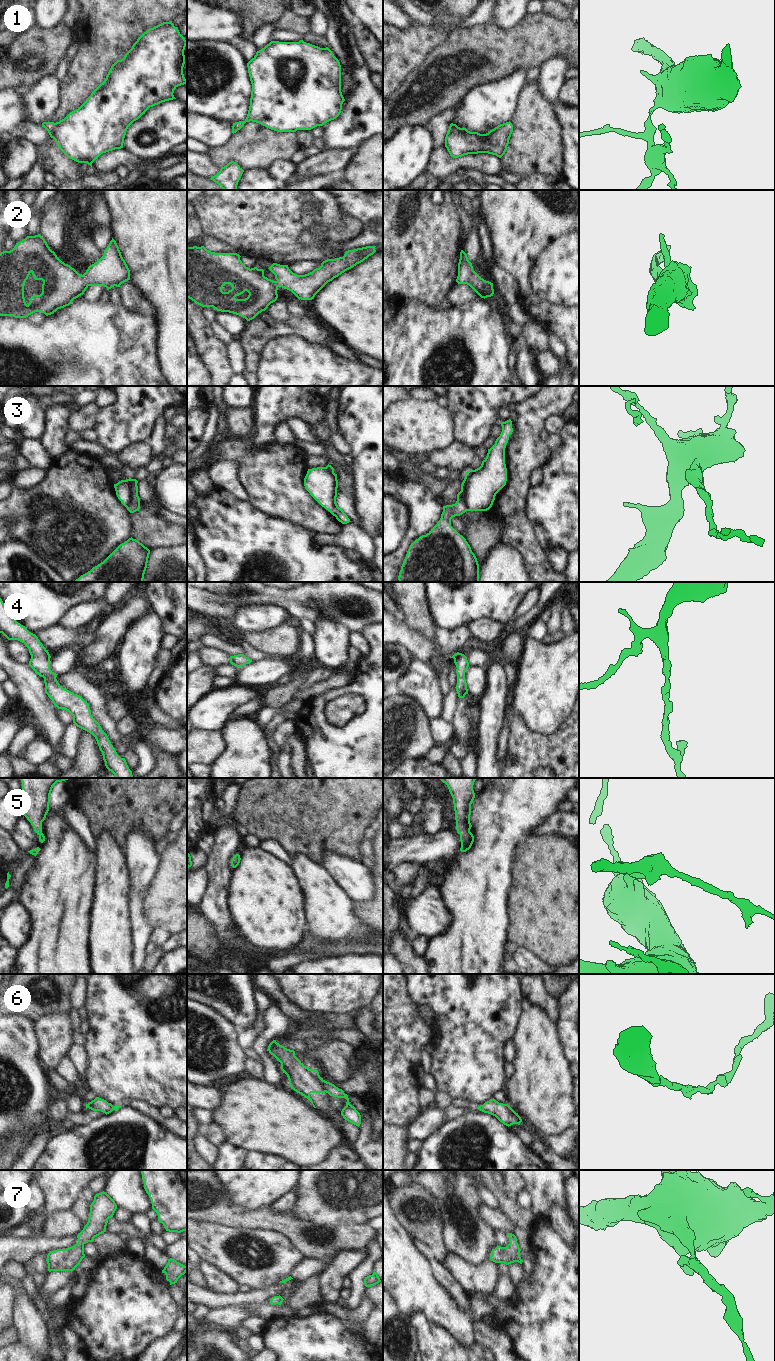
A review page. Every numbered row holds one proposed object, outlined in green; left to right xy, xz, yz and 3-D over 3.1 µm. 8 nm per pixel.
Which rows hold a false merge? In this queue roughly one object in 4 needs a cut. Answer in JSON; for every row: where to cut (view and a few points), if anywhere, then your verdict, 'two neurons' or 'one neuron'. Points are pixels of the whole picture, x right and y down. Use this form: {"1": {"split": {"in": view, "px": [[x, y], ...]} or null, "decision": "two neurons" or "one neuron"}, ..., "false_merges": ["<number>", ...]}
{"1": {"split": null, "decision": "one neuron"}, "2": {"split": null, "decision": "one neuron"}, "3": {"split": {"in": "xy", "px": [[131, 479], [129, 488], [132, 500], [126, 507]]}, "decision": "two neurons"}, "4": {"split": null, "decision": "one neuron"}, "5": {"split": null, "decision": "one neuron"}, "6": {"split": {"in": "xz", "px": [[309, 1069], [309, 1073], [325, 1091]]}, "decision": "two neurons"}, "7": {"split": null, "decision": "one neuron"}, "false_merges": ["3", "6"]}

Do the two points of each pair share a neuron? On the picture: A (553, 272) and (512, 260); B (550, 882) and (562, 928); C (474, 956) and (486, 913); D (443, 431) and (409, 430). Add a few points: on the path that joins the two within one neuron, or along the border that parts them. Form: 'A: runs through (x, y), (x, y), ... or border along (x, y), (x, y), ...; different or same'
A: border along (547, 246), (532, 269), (532, 289); different
B: runs through (551, 893), (555, 905), (560, 910), (560, 917); same
C: runs through (475, 945), (480, 924); same
D: runs through (435, 431), (417, 430); same

